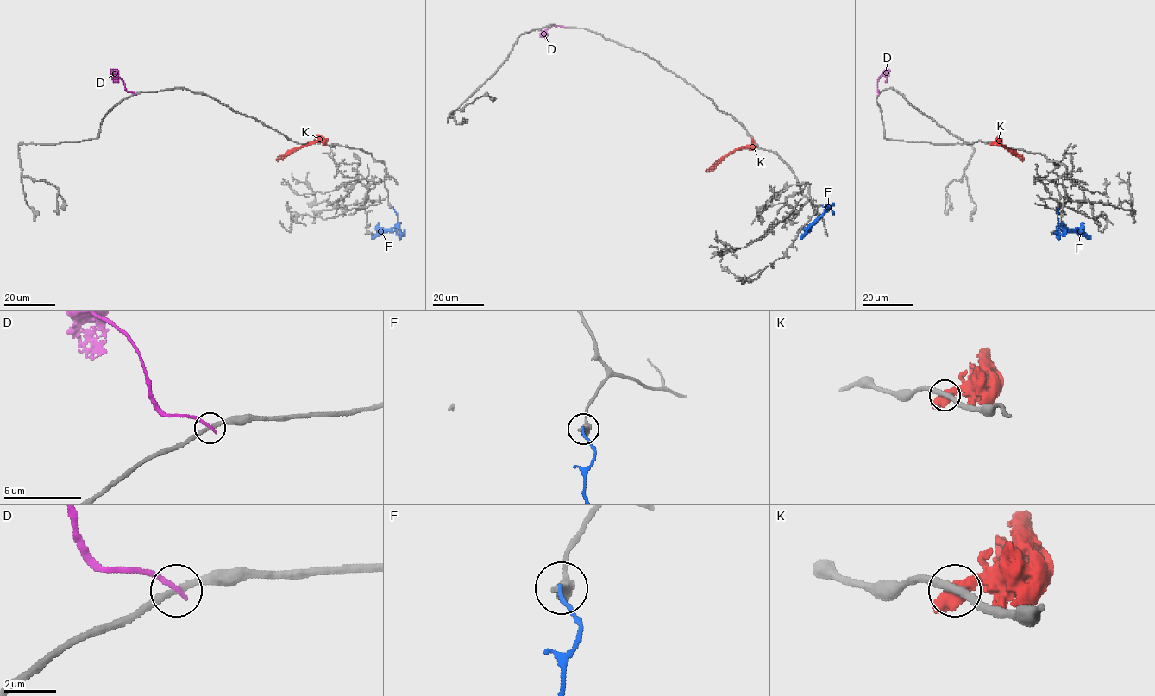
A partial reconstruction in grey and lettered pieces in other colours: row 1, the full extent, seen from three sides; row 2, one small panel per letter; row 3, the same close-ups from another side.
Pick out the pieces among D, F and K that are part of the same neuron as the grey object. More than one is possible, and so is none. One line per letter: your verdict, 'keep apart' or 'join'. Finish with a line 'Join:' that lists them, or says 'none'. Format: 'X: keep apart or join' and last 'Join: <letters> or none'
D: keep apart
F: keep apart
K: keep apart
Join: none

